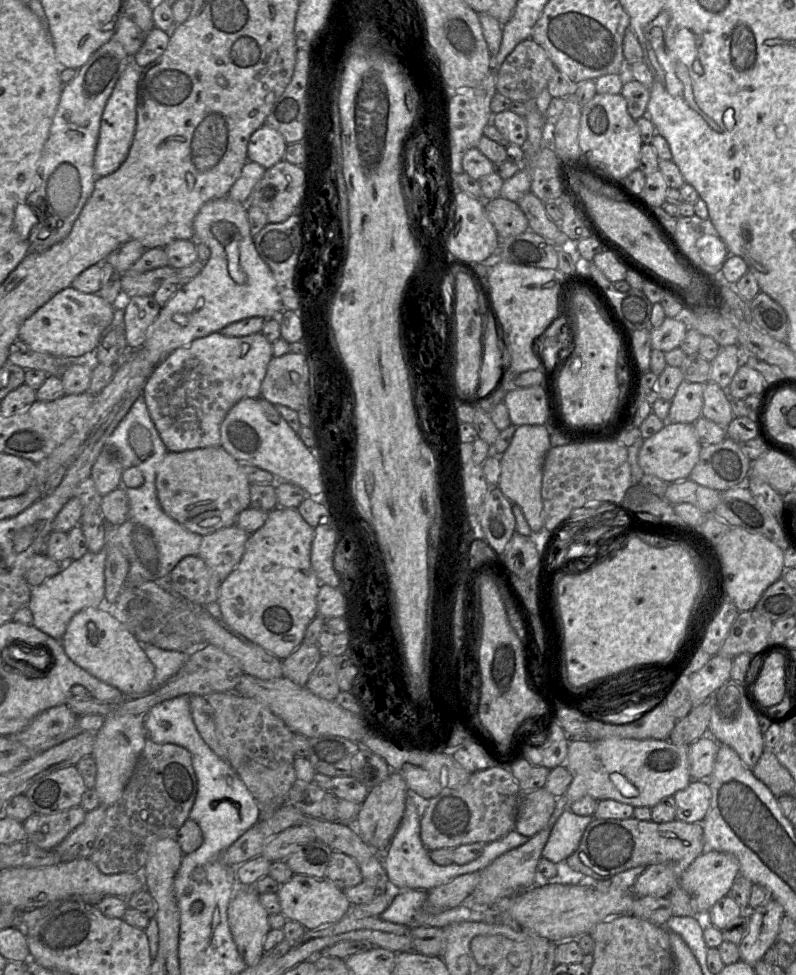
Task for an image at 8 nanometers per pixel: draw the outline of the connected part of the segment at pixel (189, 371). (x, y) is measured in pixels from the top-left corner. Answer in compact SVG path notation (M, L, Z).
M213 332L205 337L197 338L186 346L180 347L171 352L161 363L159 363L147 379L143 395L150 413L150 416L159 432L168 451L182 452L197 448L221 445L221 424L230 409L241 399L249 397L261 397L260 387L265 377L268 363L272 359L272 343L270 343L261 332L248 336L225 336L220 332Z

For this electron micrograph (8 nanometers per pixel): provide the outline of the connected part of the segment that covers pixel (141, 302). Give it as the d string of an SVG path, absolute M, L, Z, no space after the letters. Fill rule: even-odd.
M153 295L130 297L124 313L124 332L129 347L141 348L147 332L161 310Z

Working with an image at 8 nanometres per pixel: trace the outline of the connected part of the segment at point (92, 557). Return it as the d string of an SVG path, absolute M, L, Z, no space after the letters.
M107 549L100 552L88 551L78 560L70 560L61 572L33 587L28 603L33 614L33 626L61 641L71 618L87 607L102 607L105 596L105 563Z

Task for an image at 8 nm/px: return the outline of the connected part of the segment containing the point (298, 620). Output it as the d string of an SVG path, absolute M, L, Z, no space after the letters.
M277 506L275 509L269 511L265 523L258 530L249 535L240 562L220 584L217 602L221 609L222 620L234 631L258 644L280 660L286 659L303 642L307 626L318 614L317 594L319 589L321 585L327 585L320 582L311 564L311 546L313 538L314 528L304 520L297 508Z

